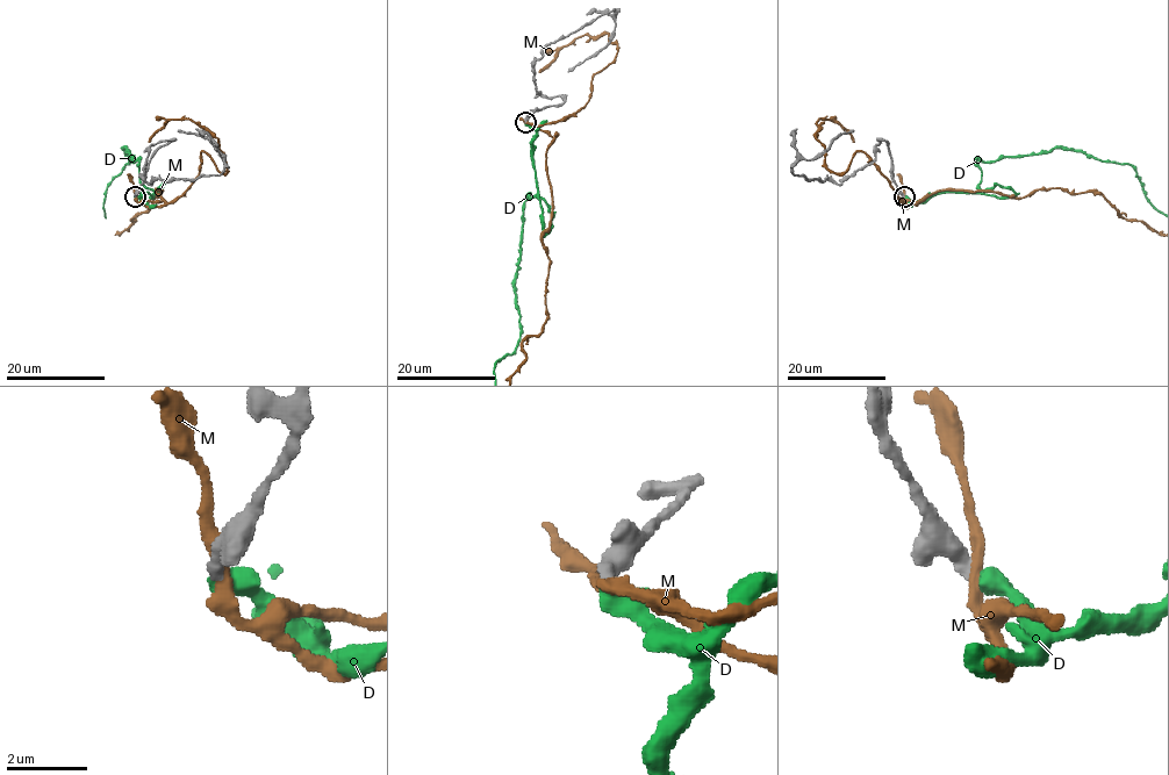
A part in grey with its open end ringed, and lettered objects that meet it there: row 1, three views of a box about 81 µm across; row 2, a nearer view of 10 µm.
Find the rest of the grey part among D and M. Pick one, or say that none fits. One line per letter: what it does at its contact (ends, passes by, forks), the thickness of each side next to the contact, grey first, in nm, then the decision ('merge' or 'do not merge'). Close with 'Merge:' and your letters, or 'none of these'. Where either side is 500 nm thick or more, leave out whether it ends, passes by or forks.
D: calibres 400 and 550 nm; merge
M: it passes by; calibres 440 and 320 nm; do not merge
Merge: D

